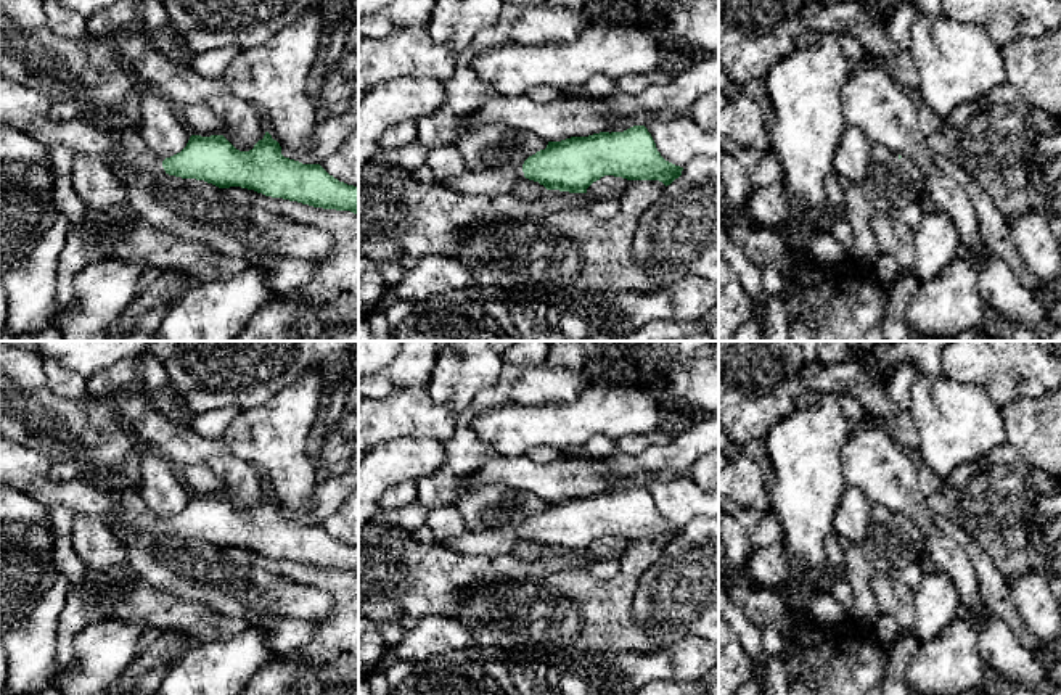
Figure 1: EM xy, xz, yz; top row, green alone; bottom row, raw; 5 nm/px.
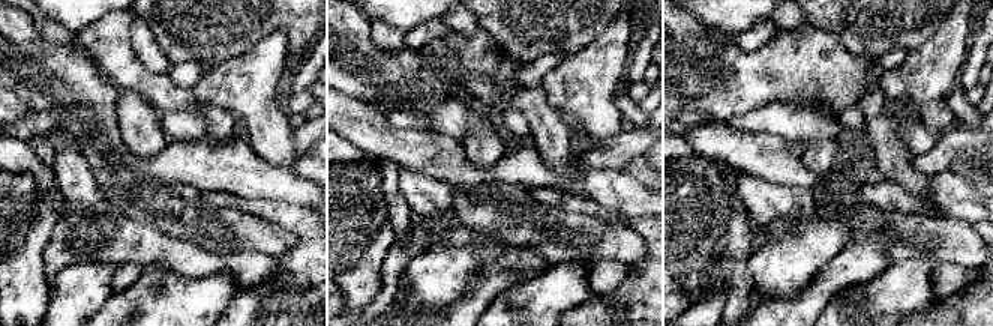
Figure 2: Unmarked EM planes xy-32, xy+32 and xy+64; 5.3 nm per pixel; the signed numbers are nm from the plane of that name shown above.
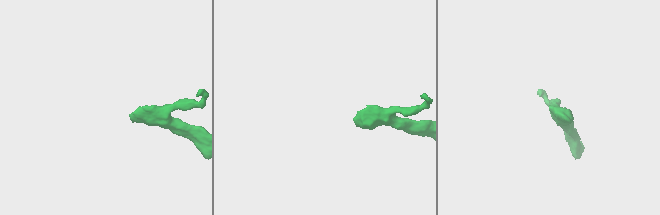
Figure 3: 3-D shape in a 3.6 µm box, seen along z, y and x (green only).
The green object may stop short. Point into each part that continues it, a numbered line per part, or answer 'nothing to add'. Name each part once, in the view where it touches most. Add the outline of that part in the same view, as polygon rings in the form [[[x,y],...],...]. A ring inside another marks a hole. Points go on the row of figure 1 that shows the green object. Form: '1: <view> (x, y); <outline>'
1: xy (23, 108); [[[0,74],[0,124],[11,125],[39,140],[47,150],[53,145],[66,146],[72,154],[88,154],[101,159],[109,169],[108,154],[116,153],[132,172],[164,174],[159,159],[133,130],[122,135],[103,132],[84,121],[53,121],[51,100],[37,90],[24,87]]]

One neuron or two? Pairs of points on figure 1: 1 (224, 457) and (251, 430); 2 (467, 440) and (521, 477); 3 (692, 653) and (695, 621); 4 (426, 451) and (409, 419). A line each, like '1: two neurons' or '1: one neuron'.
1: two neurons
2: two neurons
3: two neurons
4: two neurons

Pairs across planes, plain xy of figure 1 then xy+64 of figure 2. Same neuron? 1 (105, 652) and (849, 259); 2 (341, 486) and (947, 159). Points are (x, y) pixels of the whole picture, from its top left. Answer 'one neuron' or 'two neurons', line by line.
1: two neurons
2: one neuron

